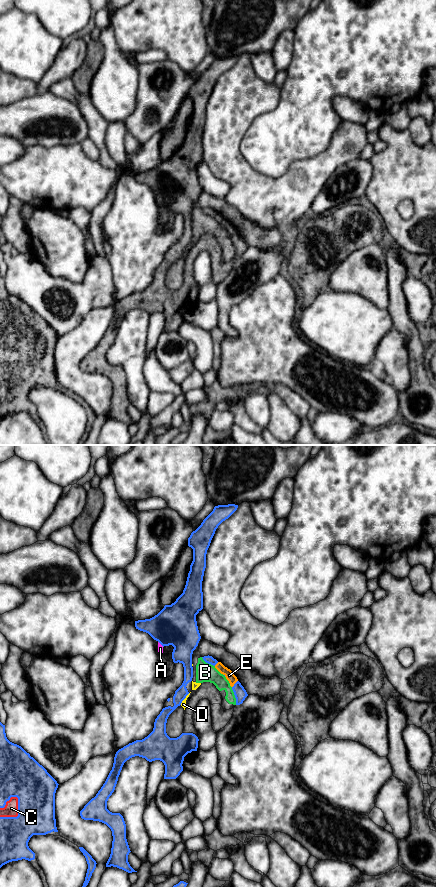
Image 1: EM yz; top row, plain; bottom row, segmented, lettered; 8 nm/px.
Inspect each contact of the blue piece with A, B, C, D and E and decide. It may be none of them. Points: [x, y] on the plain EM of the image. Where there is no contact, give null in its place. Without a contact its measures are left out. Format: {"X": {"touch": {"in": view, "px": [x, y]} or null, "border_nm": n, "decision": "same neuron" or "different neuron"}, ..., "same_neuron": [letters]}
{"A": {"touch": {"in": "yz", "px": [161, 196]}, "border_nm": 60, "decision": "same neuron"}, "B": {"touch": {"in": "yz", "px": [235, 248]}, "border_nm": 150, "decision": "different neuron"}, "C": {"touch": {"in": "yz", "px": [18, 366]}, "border_nm": 220, "decision": "same neuron"}, "D": {"touch": {"in": "yz", "px": [184, 250]}, "border_nm": 120, "decision": "different neuron"}, "E": {"touch": {"in": "yz", "px": [234, 236]}, "border_nm": 80, "decision": "same neuron"}, "same_neuron": ["A", "C", "E"]}

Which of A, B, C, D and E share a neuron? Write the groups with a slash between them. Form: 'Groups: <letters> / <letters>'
Groups: A C E / B D

